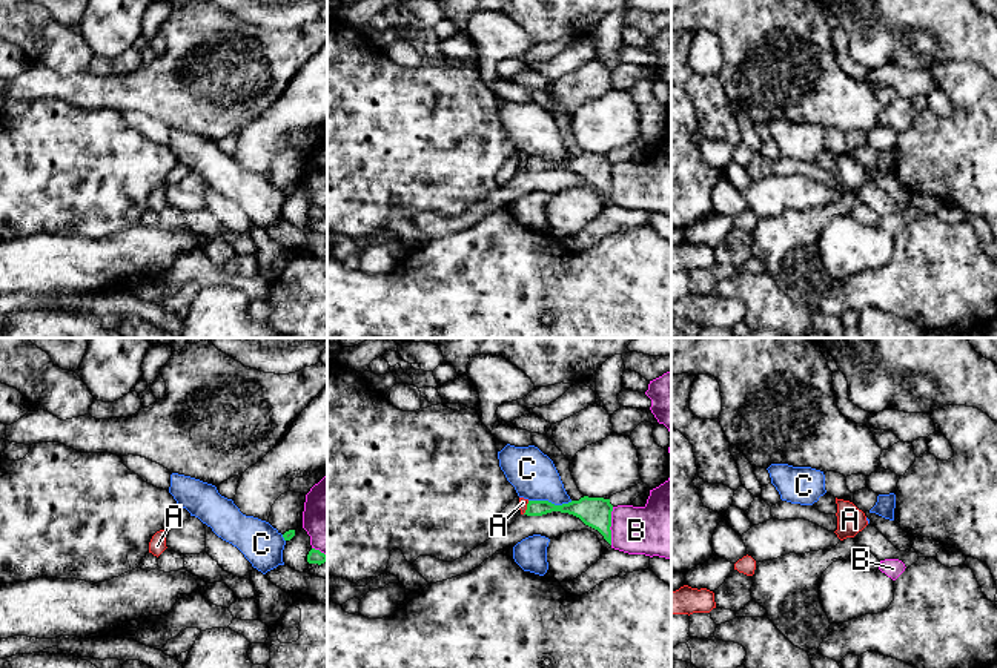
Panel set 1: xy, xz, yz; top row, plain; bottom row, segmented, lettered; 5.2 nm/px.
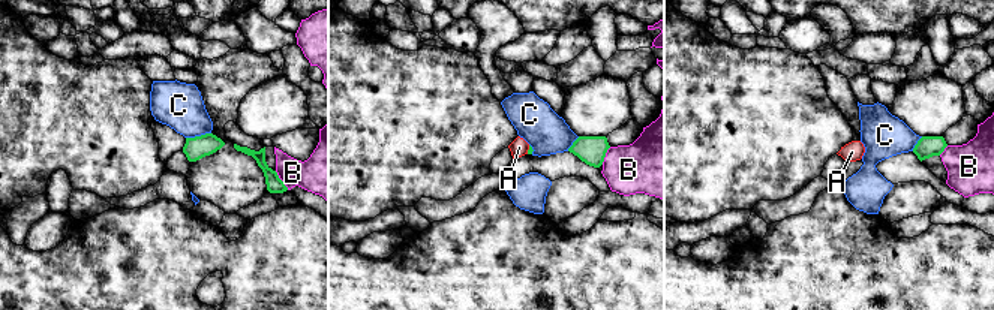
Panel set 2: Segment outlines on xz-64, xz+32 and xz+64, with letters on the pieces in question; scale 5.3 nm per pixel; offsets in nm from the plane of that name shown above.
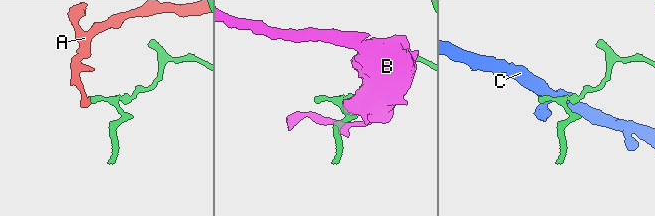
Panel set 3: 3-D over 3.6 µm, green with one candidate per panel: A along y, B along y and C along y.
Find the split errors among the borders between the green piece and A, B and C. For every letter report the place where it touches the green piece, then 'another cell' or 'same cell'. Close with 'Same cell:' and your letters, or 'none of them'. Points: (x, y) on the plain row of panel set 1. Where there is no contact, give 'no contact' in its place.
A: xz (527, 163) | another cell
B: xz (610, 181) | another cell
C: xz (550, 158) | another cell
Same cell: none of them

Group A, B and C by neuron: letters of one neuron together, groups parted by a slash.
A / B / C

